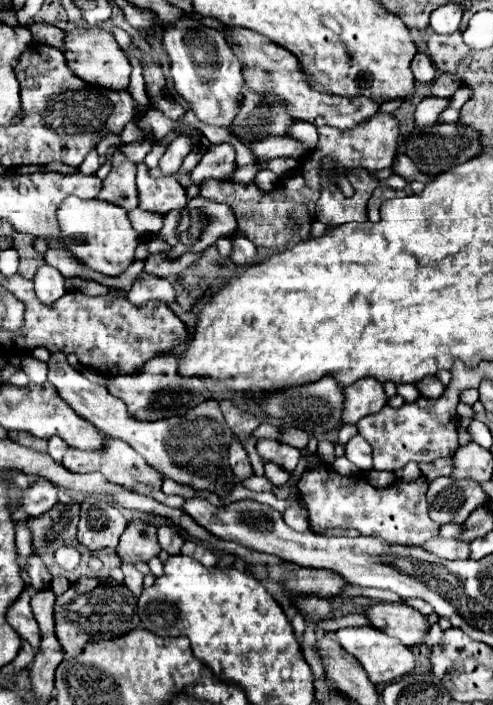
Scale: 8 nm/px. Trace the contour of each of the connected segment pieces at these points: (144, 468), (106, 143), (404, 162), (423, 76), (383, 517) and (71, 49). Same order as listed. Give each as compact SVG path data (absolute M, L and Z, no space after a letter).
M106 438L104 440L104 446L102 450L94 450L94 452L84 452L84 450L76 450L76 448L70 448L70 452L64 456L62 460L62 466L74 474L88 474L88 472L100 472L106 476L108 482L112 484L118 484L130 492L136 492L136 494L142 494L142 496L152 496L154 500L166 504L166 506L172 506L172 508L182 508L184 504L184 498L182 496L166 496L160 486L162 486L162 476L150 468L146 464L146 460L134 452L126 442L120 442L116 438Z
M108 134L108 136L104 136L102 144L98 146L98 154L102 154L102 158L106 158L106 156L108 156L108 150L110 150L112 146L122 146L122 138L120 138L118 134Z
M400 154L400 156L396 156L396 160L394 160L394 166L392 166L392 170L396 172L396 174L400 174L400 176L404 176L408 182L410 180L420 180L420 182L430 182L434 176L428 176L428 174L422 174L420 170L418 170L418 166L406 156L406 154Z
M418 52L414 56L414 60L412 60L412 72L414 72L414 78L418 82L424 82L424 84L430 84L436 78L436 68L434 68L432 60L424 52Z
M318 464L302 474L298 482L298 492L308 508L308 522L314 532L328 528L355 528L362 536L376 536L392 544L422 546L426 540L440 534L440 524L436 524L428 512L426 502L428 482L418 478L414 482L396 480L388 488L374 488L364 478L340 476L332 468Z
M76 28L66 32L66 62L70 66L70 70L84 82L98 86L98 88L106 88L106 90L128 90L130 84L130 62L124 56L122 48L118 46L118 42L114 40L112 34L102 32L102 30L86 30L86 28Z

